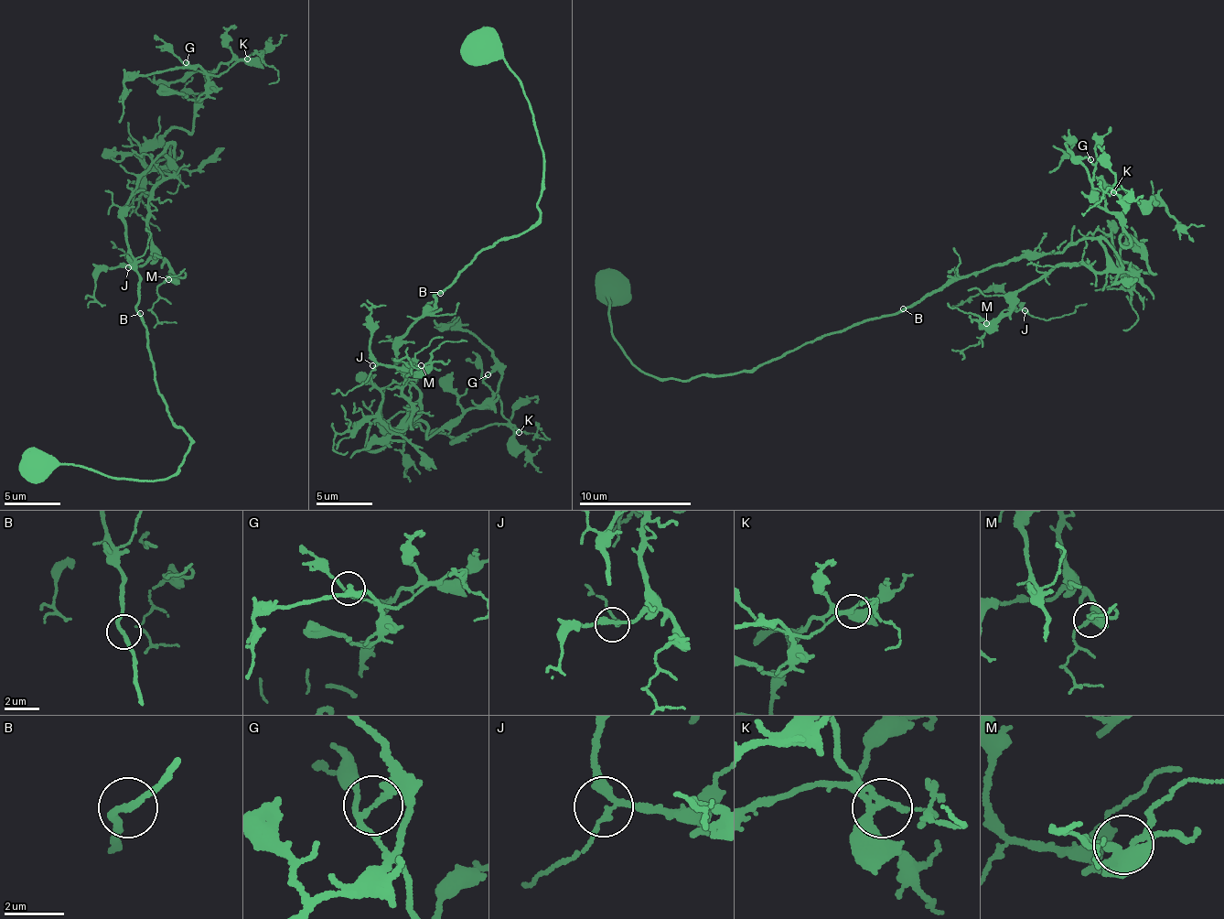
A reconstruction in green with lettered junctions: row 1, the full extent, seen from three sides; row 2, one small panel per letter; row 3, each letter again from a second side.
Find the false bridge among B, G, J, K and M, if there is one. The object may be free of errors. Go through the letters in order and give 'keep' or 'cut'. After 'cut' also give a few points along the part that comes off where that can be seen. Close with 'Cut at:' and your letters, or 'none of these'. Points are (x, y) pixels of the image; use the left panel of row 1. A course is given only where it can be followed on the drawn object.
B: keep
G: cut; foreign part runs (187, 63), (192, 70), (215, 75), (231, 63), (223, 61), (210, 72), (195, 70), (165, 89), (202, 91)
J: keep
K: keep
M: keep
Cut at: G

